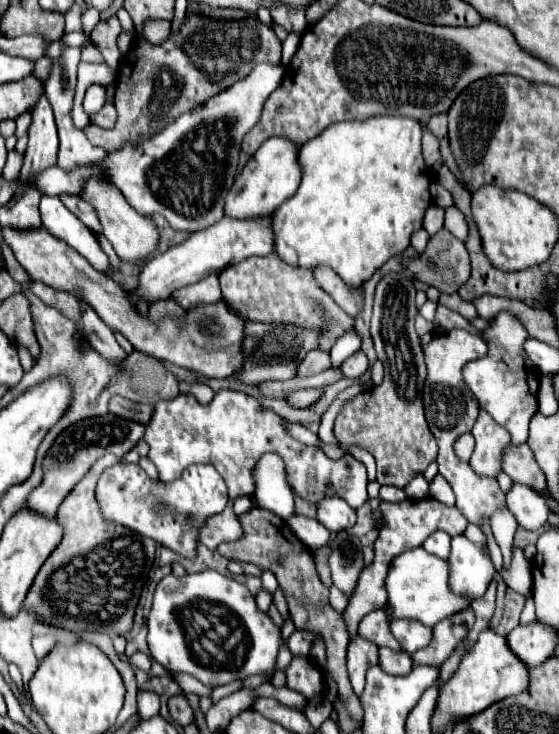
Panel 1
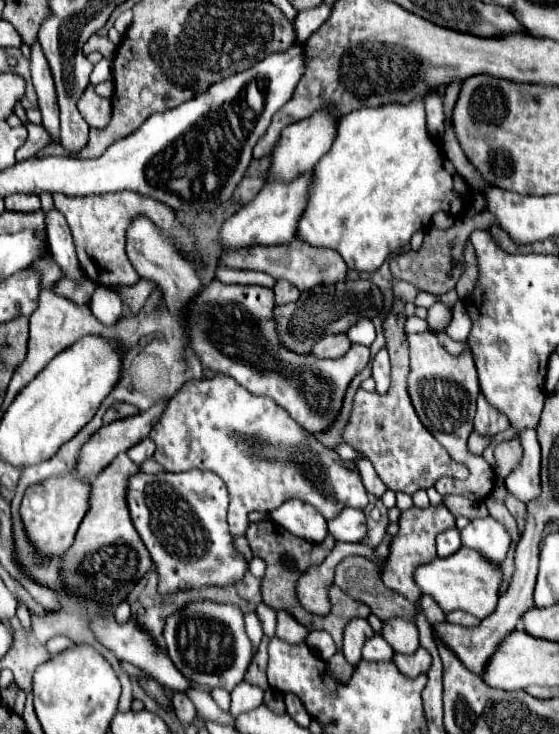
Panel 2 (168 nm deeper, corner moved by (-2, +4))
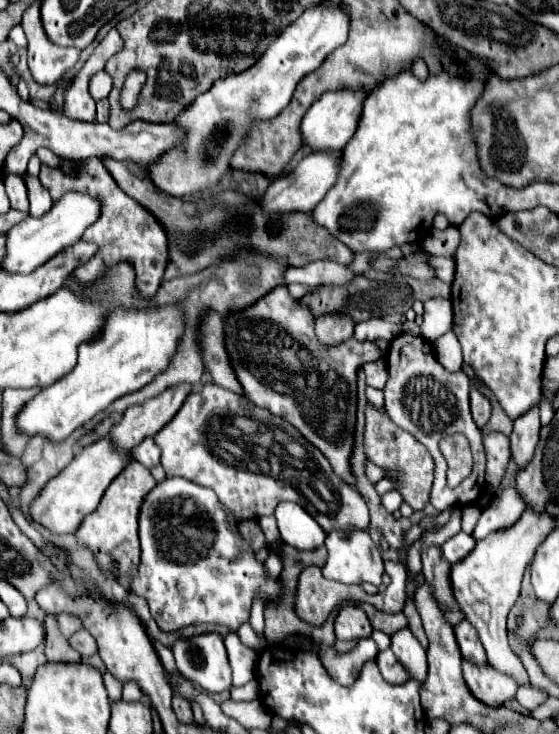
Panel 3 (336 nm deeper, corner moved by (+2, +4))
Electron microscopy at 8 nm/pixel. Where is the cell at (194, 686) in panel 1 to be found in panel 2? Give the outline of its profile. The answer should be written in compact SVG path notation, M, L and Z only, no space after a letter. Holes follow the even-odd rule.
M214 688L214 690L212 690L212 698L214 698L214 702L220 706L220 710L228 712L228 706L230 706L228 690L224 690L224 688Z

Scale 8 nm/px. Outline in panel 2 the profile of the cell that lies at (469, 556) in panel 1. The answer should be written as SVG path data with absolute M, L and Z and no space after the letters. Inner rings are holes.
M492 516L472 520L462 530L462 544L468 548L478 550L488 560L500 564L506 558L506 552L510 548L510 532L504 524L494 520Z

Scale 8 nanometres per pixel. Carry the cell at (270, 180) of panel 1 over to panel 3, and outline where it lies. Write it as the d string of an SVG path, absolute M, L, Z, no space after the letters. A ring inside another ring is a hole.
M340 90L340 92L324 92L304 114L302 124L300 124L300 134L302 134L302 144L312 148L314 152L326 150L326 152L340 152L348 138L356 130L356 122L360 118L362 102L366 94L356 94L354 90Z

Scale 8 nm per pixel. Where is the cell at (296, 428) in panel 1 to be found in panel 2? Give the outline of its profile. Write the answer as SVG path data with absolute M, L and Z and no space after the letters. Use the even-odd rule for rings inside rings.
M342 444L342 446L338 446L336 452L338 452L338 456L340 456L342 460L350 460L350 462L356 462L356 460L362 458L362 454L360 454L358 450L354 450L350 444Z

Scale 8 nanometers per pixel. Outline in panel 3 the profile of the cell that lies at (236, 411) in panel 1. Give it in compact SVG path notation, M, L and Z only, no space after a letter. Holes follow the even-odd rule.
M208 382L200 390L190 392L176 416L154 436L154 442L162 450L160 464L164 466L166 476L184 476L200 486L212 488L236 522L270 516L280 502L290 500L306 508L306 512L326 532L348 530L350 526L358 526L364 530L368 528L370 518L366 500L354 486L334 474L332 466L328 466L326 456L316 446L312 446L284 418L270 414L270 410L266 408L252 406L252 402L248 402L240 394L216 386L214 382Z

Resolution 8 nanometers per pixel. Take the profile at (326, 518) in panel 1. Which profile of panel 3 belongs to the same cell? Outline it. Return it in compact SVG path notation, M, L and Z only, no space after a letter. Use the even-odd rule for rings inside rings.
M352 528L348 532L334 530L326 536L326 548L328 548L328 562L322 568L326 578L338 580L344 584L362 584L362 582L370 582L374 586L382 584L382 574L384 574L382 556L366 530L362 528Z

